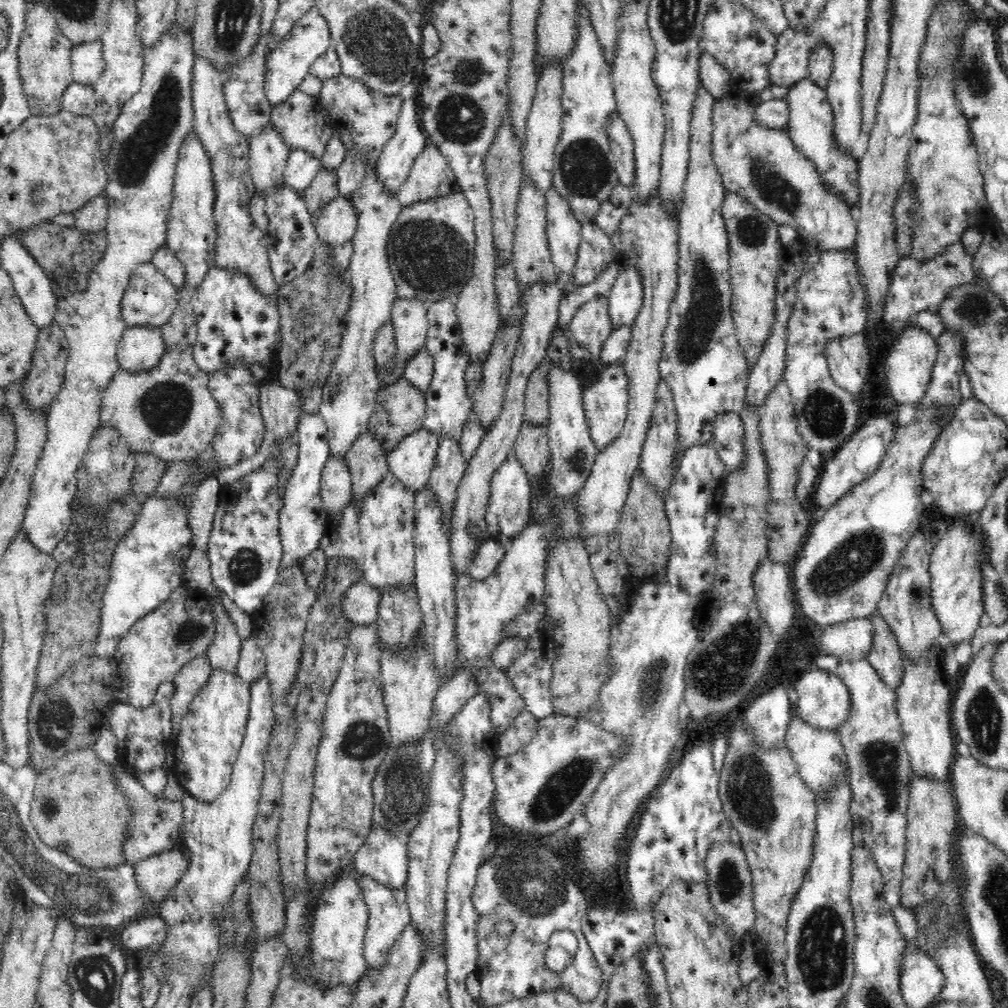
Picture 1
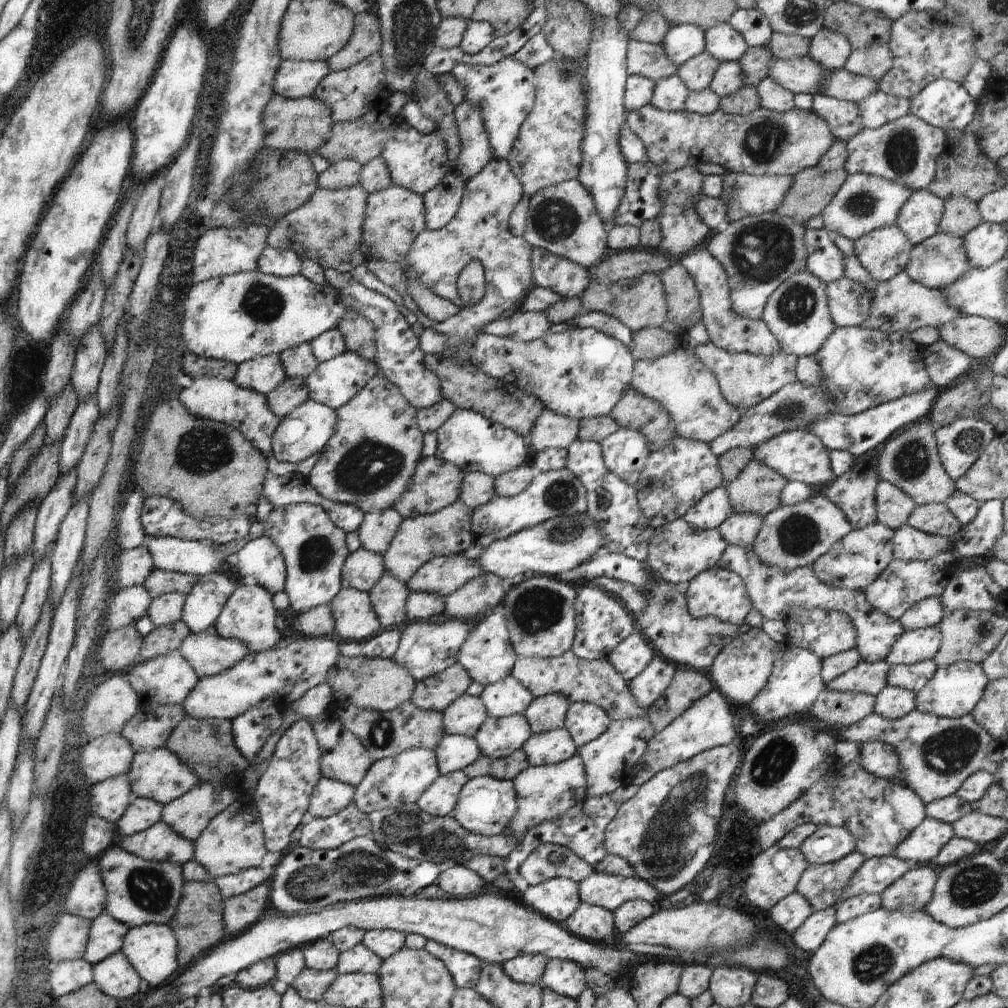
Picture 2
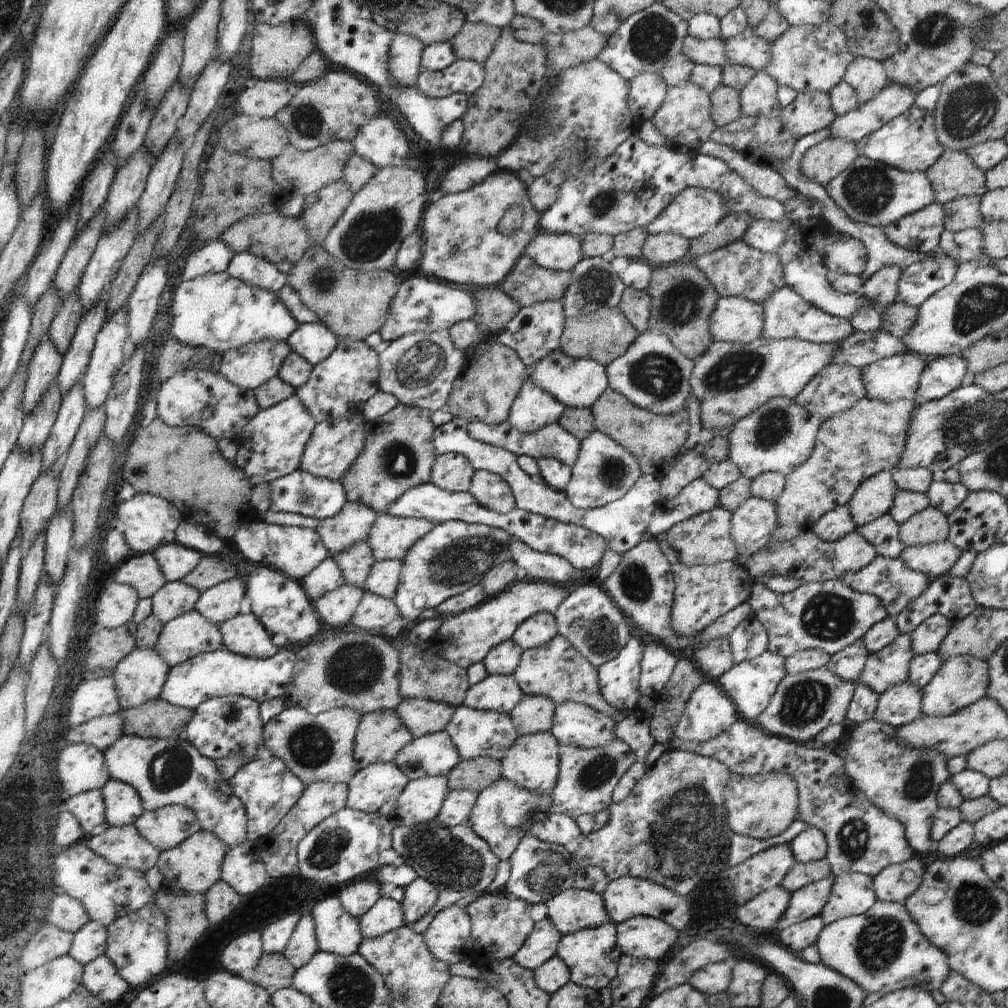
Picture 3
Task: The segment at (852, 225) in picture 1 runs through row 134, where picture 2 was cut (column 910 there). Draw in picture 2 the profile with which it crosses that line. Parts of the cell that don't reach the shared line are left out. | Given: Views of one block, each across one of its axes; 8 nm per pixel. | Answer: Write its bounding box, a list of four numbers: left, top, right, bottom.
[839,710,1005,805]

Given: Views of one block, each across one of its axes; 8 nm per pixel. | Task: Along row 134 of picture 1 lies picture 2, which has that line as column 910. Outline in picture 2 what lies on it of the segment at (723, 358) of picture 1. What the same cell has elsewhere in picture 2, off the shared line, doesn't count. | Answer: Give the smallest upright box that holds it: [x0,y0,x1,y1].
[874,685,917,720]

